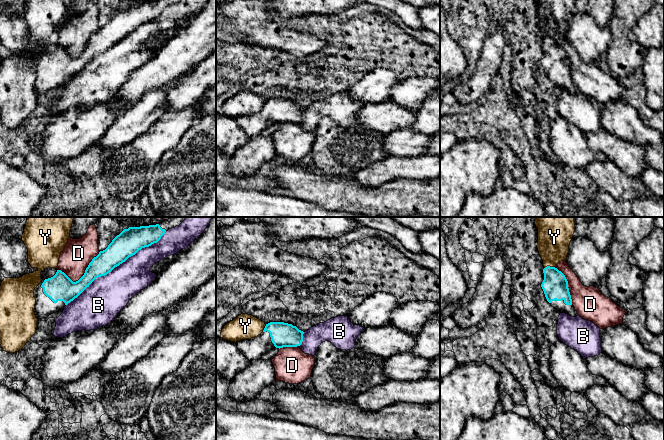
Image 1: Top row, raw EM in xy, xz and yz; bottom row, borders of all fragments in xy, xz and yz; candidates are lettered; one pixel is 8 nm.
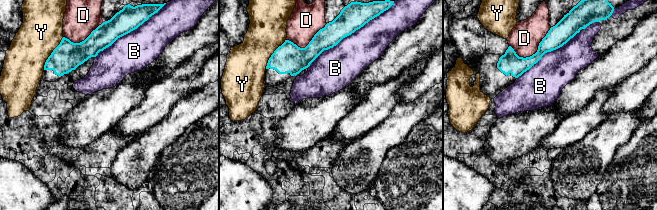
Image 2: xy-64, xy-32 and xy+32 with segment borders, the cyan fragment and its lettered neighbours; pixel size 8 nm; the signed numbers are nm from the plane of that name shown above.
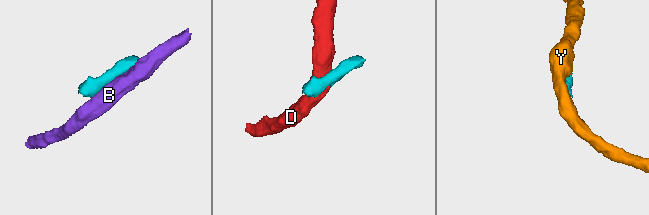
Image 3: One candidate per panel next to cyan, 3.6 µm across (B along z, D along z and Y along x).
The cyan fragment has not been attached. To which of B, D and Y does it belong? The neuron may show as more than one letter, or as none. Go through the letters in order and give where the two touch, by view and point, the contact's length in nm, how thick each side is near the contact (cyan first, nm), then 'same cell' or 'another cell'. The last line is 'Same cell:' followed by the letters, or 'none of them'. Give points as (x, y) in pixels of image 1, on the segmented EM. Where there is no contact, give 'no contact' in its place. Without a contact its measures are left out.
B: xy (116, 266) | 1000 nm | 200/320 nm | another cell
D: xy (83, 275) | 380 nm | 220/240 nm | another cell
Y: yz (549, 266) | 100 nm | 200/280 nm | another cell
Same cell: none of them

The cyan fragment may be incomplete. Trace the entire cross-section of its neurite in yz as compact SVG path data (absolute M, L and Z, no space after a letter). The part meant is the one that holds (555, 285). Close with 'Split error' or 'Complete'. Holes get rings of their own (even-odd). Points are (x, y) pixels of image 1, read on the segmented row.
M547 266L543 269L544 280L541 287L547 301L560 313L572 317L578 316L572 305L572 299L565 275L555 267Z. Split error

